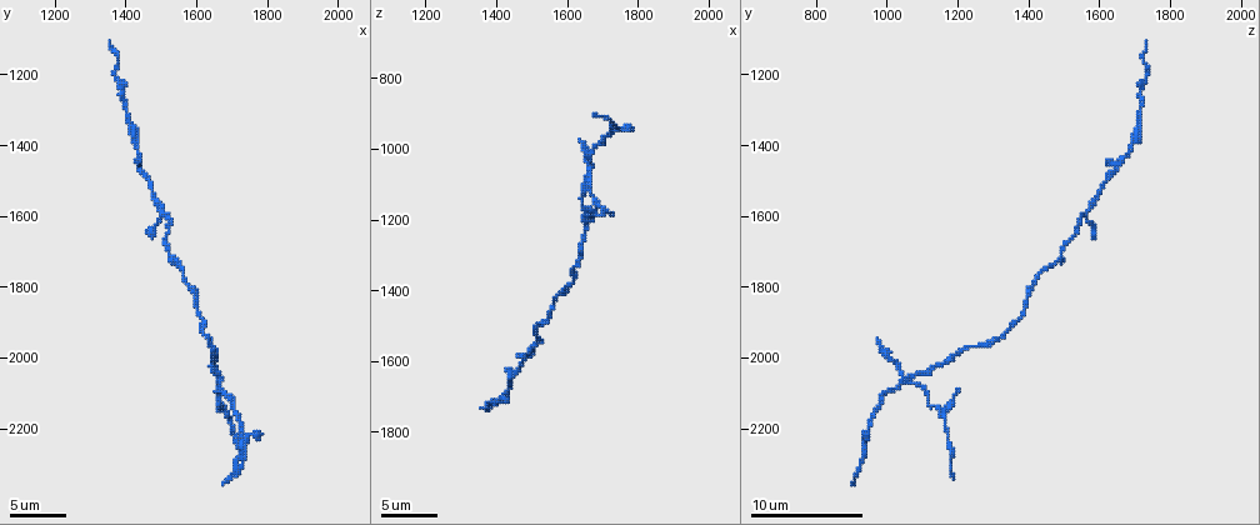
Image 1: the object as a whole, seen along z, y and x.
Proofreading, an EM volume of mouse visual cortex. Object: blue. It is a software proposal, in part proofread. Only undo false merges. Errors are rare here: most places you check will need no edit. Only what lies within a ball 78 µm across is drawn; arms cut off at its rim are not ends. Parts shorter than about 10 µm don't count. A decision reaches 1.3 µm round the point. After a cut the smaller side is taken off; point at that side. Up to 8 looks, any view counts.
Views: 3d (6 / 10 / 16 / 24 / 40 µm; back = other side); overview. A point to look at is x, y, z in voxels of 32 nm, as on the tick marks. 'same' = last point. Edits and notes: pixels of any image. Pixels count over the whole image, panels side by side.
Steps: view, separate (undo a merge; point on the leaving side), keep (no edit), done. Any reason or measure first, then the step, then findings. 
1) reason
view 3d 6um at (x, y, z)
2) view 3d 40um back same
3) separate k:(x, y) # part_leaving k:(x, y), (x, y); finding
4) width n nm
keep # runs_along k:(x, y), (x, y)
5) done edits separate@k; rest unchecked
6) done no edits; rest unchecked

three-way junction
view 3d 10um at (1520, 1620, 1550)

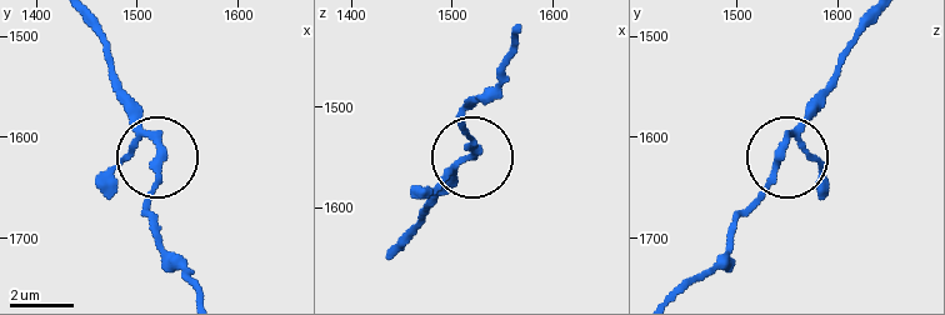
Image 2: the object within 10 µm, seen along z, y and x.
keep # runs_along 2:(680, 293), (720, 258), (788, 136), (830, 91); all the same neuron

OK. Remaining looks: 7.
a narrow waist
view 3d 6um at (1650, 1970, 1230)

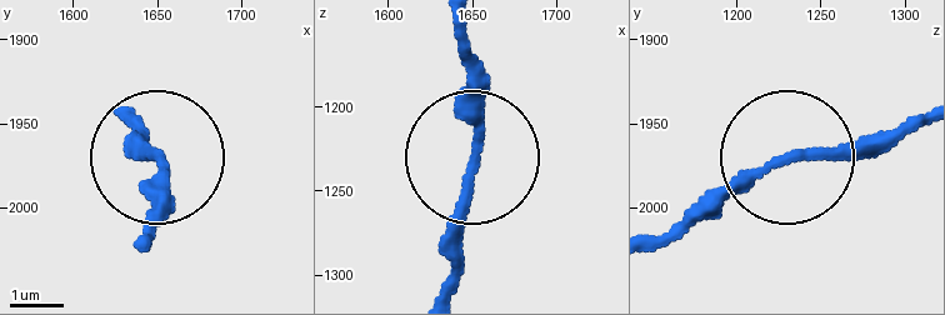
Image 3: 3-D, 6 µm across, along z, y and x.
width 180 nm
keep # runs_along 3:(445, 288), (473, 180), (473, 50); all the same neuron

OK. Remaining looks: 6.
four arms meet
view 3d 6um at (1660, 2070, 1060)

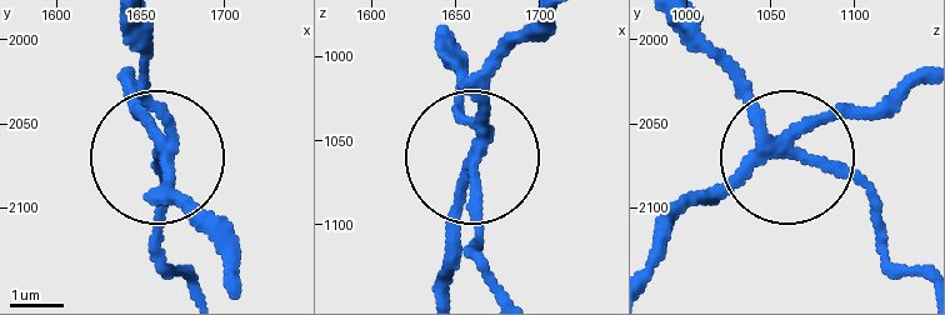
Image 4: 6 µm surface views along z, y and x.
arms 4
separate 4:(136, 90) # two neurons meet here

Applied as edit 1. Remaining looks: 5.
view 3d 10um at (1720, 2200, 940)

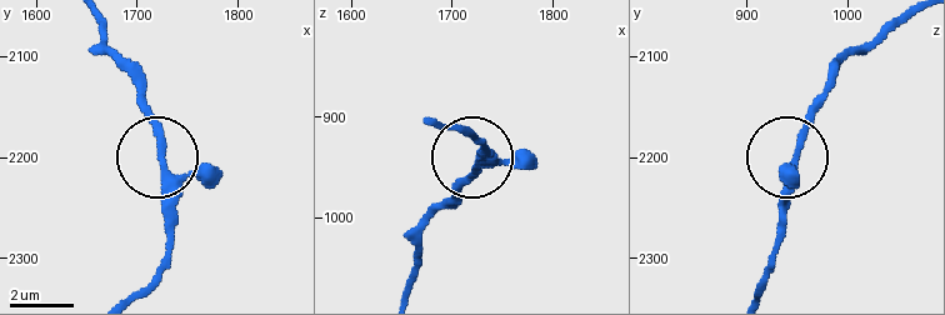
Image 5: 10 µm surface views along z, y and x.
keep # runs_along 5:(891, 20), (844, 60), (809, 125), (788, 198), (788, 235); all the same neuron

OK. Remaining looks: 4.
done edits separate@4; rest unchecked

